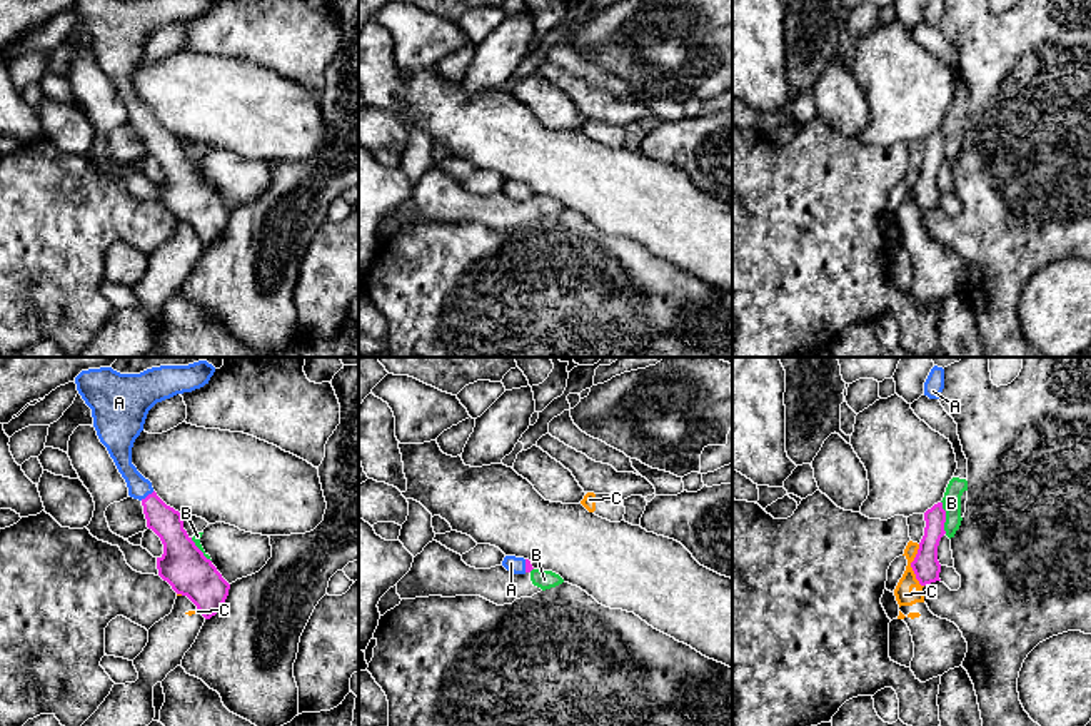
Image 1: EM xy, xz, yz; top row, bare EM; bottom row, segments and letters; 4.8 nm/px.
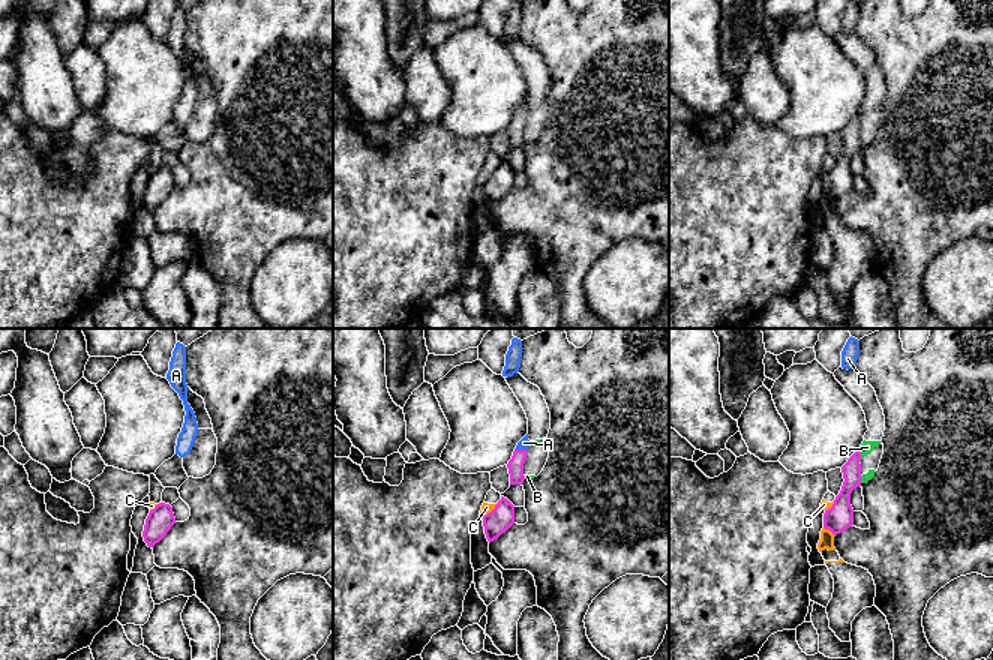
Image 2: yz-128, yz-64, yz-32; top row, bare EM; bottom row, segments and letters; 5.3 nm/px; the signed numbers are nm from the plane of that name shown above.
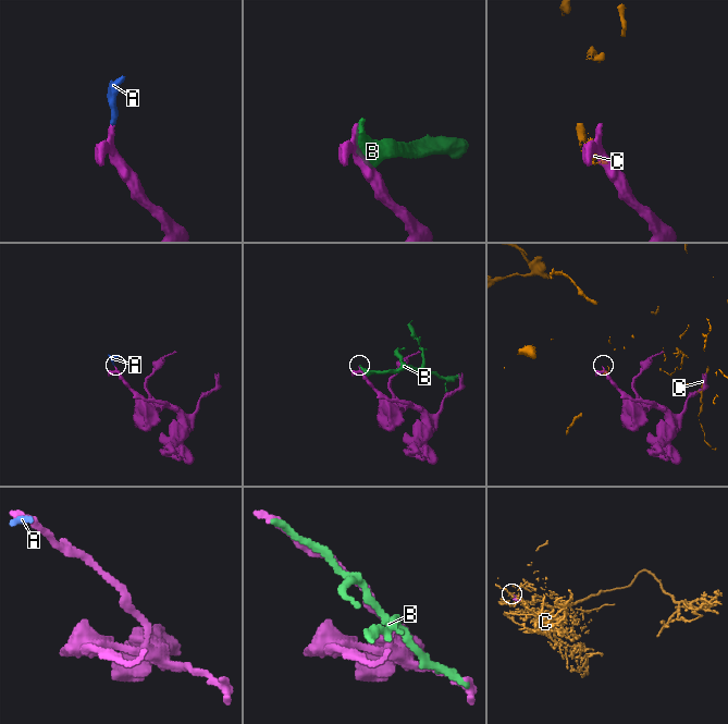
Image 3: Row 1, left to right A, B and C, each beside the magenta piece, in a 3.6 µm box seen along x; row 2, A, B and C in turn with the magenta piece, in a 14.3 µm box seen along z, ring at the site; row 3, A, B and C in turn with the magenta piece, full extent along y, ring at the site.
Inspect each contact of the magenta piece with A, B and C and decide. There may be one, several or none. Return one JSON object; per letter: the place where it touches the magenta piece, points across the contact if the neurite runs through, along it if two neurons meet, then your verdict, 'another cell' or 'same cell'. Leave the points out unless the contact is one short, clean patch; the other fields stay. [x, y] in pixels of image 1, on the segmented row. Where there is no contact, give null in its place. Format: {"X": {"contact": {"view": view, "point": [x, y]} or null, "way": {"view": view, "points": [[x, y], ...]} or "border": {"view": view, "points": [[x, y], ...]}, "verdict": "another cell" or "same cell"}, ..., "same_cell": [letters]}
{"A": {"contact": {"view": "xy", "point": [149, 494]}, "way": {"view": "xy", "points": [[162, 519], [149, 494], [125, 468], [120, 451]]}, "verdict": "same cell"}, "B": {"contact": {"view": "yz", "point": [945, 518]}, "verdict": "another cell"}, "C": {"contact": {"view": "yz", "point": [911, 566]}, "verdict": "another cell"}, "same_cell": ["A"]}

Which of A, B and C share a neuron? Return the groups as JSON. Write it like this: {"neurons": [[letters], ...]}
{"neurons": [["A"], ["B"], ["C"]]}

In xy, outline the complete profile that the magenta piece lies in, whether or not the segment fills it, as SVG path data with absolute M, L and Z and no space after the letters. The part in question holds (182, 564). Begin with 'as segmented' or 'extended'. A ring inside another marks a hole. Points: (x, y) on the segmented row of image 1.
extended | M199 360L189 366L152 367L140 374L100 367L82 371L75 377L78 394L92 409L100 442L125 479L128 496L142 502L147 527L163 544L163 554L157 557L158 576L177 594L187 596L205 619L222 609L230 584L187 534L182 514L167 506L152 482L132 464L132 447L157 402L204 387L214 372L212 364Z

